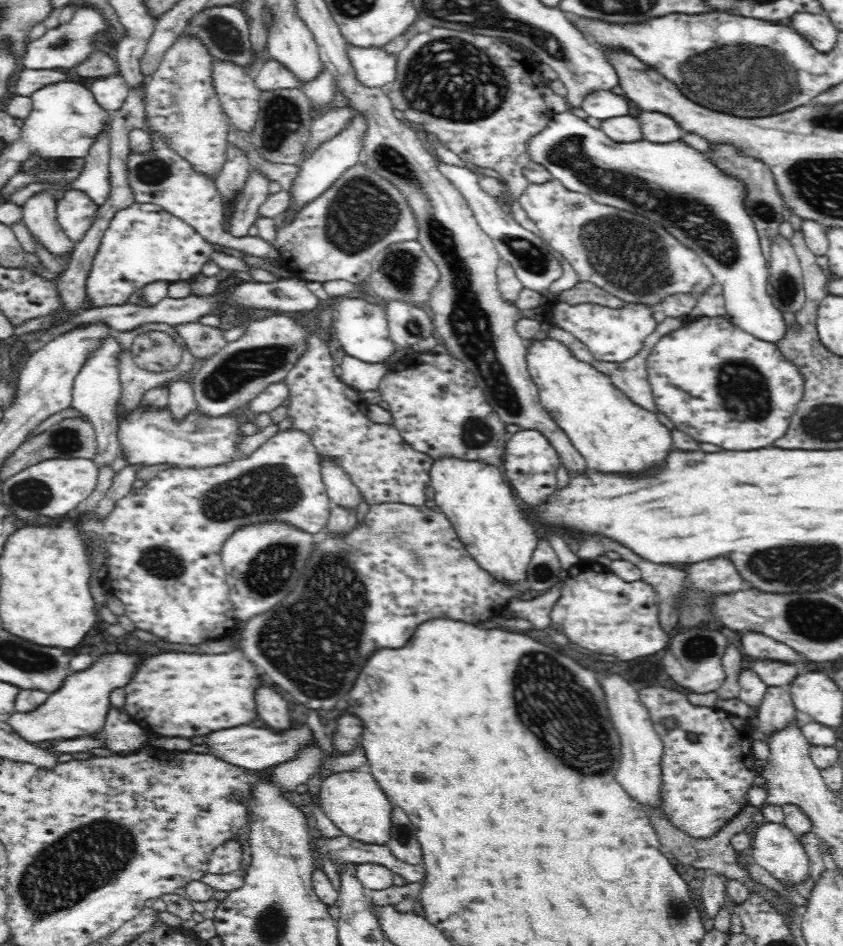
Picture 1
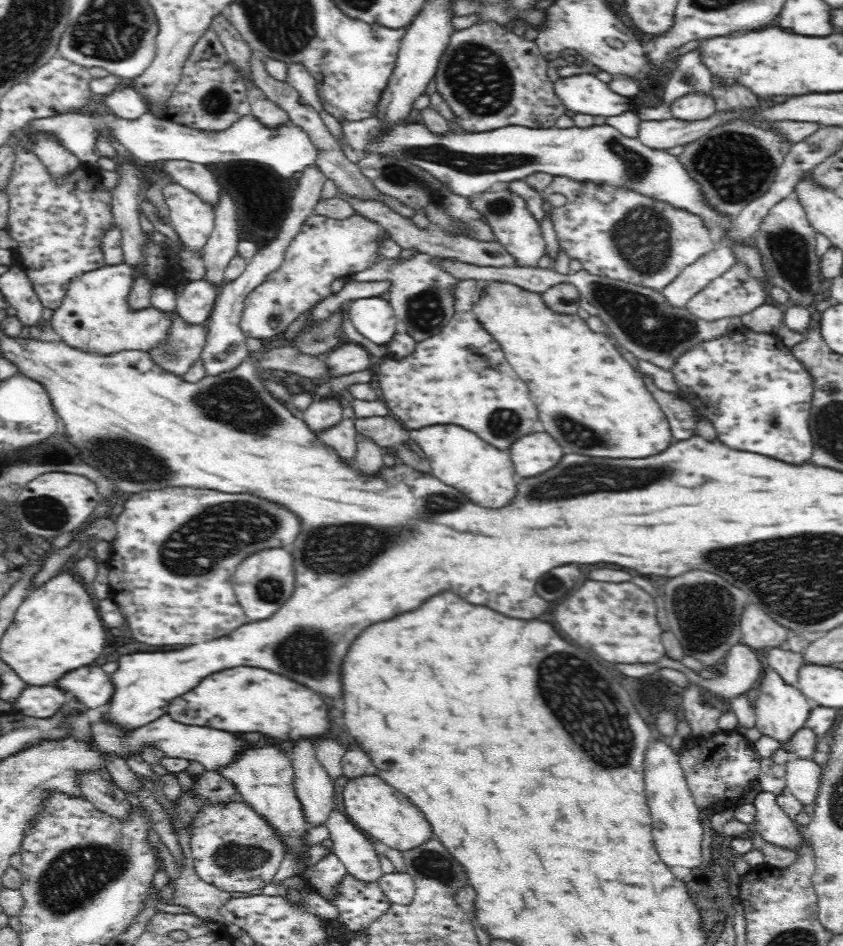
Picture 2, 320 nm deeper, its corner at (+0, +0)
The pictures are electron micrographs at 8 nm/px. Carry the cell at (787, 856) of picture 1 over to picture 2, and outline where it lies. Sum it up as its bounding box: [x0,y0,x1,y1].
[752,790,803,850]

